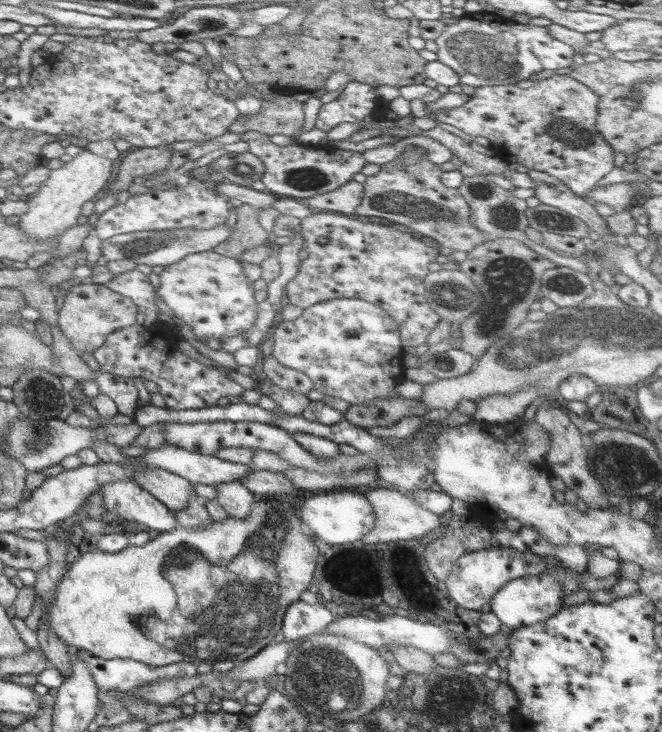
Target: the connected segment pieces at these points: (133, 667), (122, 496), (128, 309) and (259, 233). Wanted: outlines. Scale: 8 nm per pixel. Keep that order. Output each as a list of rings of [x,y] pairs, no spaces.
[[[77,651],[77,655],[79,656],[79,660],[87,666],[87,670],[91,672],[91,678],[93,678],[93,682],[97,686],[96,690],[99,693],[103,693],[104,691],[118,691],[129,694],[129,692],[134,692],[137,687],[141,687],[145,683],[151,683],[151,681],[159,679],[181,679],[181,677],[193,677],[197,675],[195,672],[196,663],[190,660],[153,667],[128,658],[97,658],[97,656],[93,656],[87,651]]]
[[[115,480],[115,482],[107,482],[107,484],[103,484],[97,492],[101,493],[105,512],[115,514],[116,518],[119,517],[127,521],[144,524],[151,530],[152,534],[173,530],[175,526],[178,526],[177,521],[175,521],[174,513],[166,506],[163,506],[163,504],[147,491],[139,487],[133,480]]]
[[[83,282],[67,290],[65,299],[58,310],[57,326],[68,338],[71,348],[78,354],[93,352],[105,341],[105,337],[114,330],[125,328],[135,323],[137,306],[130,298],[109,290],[102,283]]]
[[[242,205],[236,211],[237,222],[229,239],[212,248],[221,256],[229,256],[229,258],[238,258],[241,250],[259,246],[259,244],[263,244],[265,240],[270,238],[270,234],[263,230],[257,222],[259,209]]]

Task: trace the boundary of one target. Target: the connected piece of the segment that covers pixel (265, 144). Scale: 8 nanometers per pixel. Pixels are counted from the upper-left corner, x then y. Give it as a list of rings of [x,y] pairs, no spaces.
[[[248,131],[242,133],[241,141],[247,143],[247,151],[253,154],[264,167],[260,181],[266,191],[278,197],[289,197],[297,200],[311,198],[316,194],[331,192],[351,180],[353,174],[361,171],[365,164],[363,154],[336,149],[333,153],[326,152],[320,145],[305,148],[293,142],[288,146],[275,146],[269,142],[265,134]]]

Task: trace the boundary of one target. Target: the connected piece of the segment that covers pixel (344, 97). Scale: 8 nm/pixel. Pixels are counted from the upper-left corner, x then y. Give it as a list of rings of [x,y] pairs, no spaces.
[[[347,82],[337,98],[319,108],[314,128],[327,133],[341,123],[381,118],[375,89],[364,83]]]

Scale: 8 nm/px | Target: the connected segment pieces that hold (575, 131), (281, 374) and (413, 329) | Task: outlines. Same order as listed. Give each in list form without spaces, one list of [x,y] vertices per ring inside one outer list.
[[[554,75],[545,80],[517,82],[511,86],[483,86],[459,108],[429,112],[437,121],[455,127],[470,137],[483,136],[489,140],[494,157],[505,164],[520,164],[529,170],[547,174],[561,181],[569,190],[581,198],[595,187],[597,181],[613,168],[613,150],[603,141],[596,130],[598,99],[589,88],[569,76]]]
[[[267,355],[267,357],[260,360],[267,379],[279,388],[291,389],[304,395],[311,390],[312,382],[301,372],[290,370],[290,368],[279,364],[271,355]]]
[[[327,211],[313,212],[310,216],[301,219],[300,232],[301,248],[307,253],[307,258],[299,261],[297,273],[285,285],[284,293],[289,300],[289,305],[293,304],[304,309],[326,300],[358,298],[377,305],[392,317],[400,331],[400,346],[404,351],[426,342],[428,334],[436,326],[440,316],[431,310],[425,300],[424,279],[429,274],[427,264],[435,261],[440,251],[423,244],[417,239],[416,234],[411,238],[409,234],[403,234],[397,228],[363,224],[359,220],[348,218],[347,215]]]

